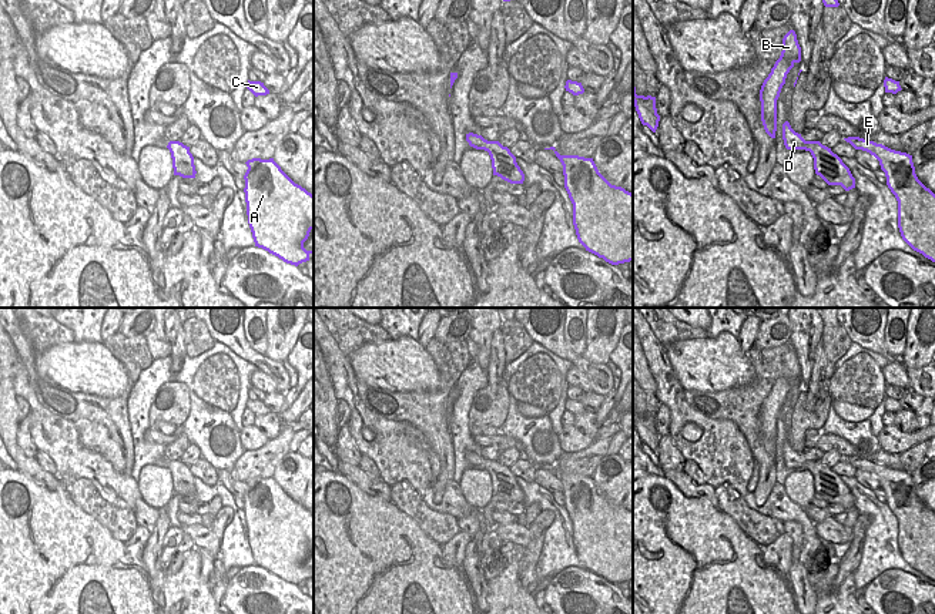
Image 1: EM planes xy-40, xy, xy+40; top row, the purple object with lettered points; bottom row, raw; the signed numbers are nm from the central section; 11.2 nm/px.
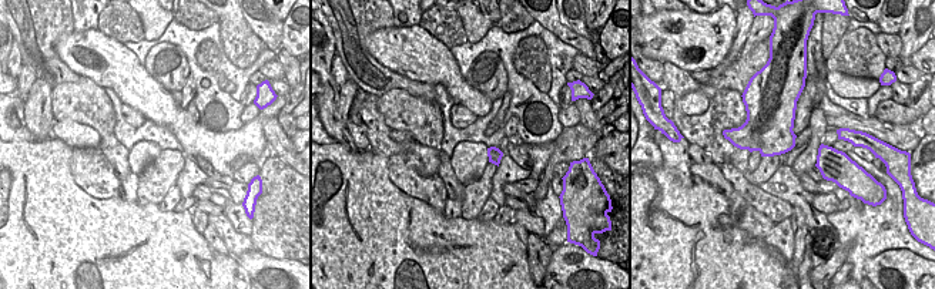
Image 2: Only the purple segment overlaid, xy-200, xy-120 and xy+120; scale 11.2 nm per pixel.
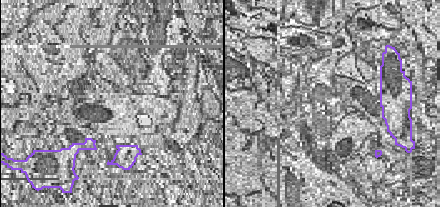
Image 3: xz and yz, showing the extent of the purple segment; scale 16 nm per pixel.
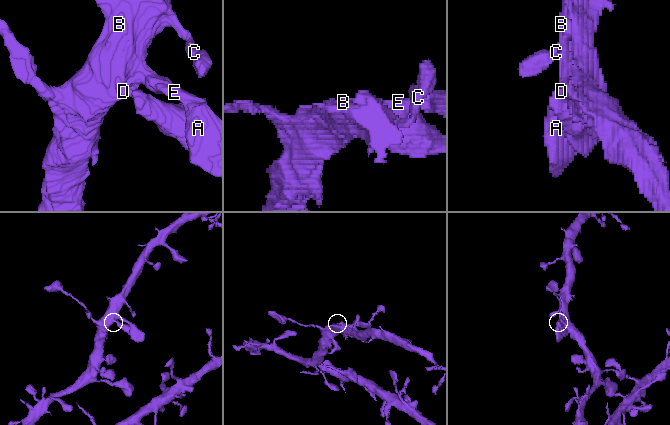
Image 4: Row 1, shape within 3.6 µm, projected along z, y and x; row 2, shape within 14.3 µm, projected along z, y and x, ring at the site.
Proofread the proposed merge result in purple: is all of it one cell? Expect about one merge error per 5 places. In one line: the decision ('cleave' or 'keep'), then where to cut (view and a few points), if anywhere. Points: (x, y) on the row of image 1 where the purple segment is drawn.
keep; no cut

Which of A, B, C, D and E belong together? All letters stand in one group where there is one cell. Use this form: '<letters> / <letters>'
A B C D E

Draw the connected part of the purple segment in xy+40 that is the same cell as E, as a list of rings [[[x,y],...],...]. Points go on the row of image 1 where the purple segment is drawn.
[[[859,137],[844,140],[879,161],[887,185],[898,201],[898,228],[902,239],[935,262],[935,194],[918,179],[912,155]]]

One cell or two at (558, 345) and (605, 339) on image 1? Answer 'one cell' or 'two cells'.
two cells

